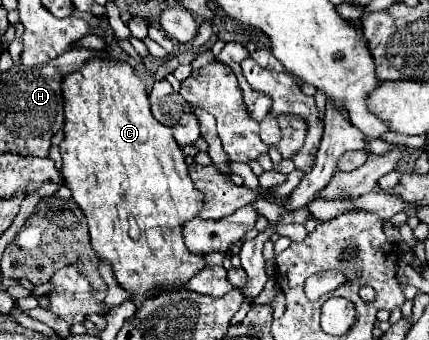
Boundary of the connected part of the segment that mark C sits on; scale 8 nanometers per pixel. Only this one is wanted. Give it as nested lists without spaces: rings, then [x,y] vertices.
[[[87,61],[87,65],[83,65],[81,71],[75,71],[71,75],[67,75],[67,79],[63,79],[63,99],[65,99],[65,139],[59,147],[61,157],[63,157],[63,169],[61,175],[65,179],[65,185],[71,189],[73,193],[73,201],[83,209],[83,213],[87,215],[87,223],[89,223],[89,233],[91,233],[91,247],[93,251],[101,257],[107,259],[111,263],[113,269],[113,277],[117,279],[117,283],[131,295],[143,295],[143,297],[159,297],[163,293],[173,293],[173,291],[181,291],[183,285],[195,277],[201,269],[207,267],[207,263],[203,261],[203,253],[191,253],[185,243],[183,243],[183,225],[195,217],[199,217],[201,209],[203,209],[203,193],[195,189],[193,179],[189,177],[189,167],[185,163],[185,155],[181,151],[181,147],[177,145],[177,141],[173,139],[171,129],[167,129],[165,125],[161,125],[149,109],[149,99],[147,99],[147,91],[145,85],[141,83],[141,79],[133,73],[133,67],[125,61]]]

